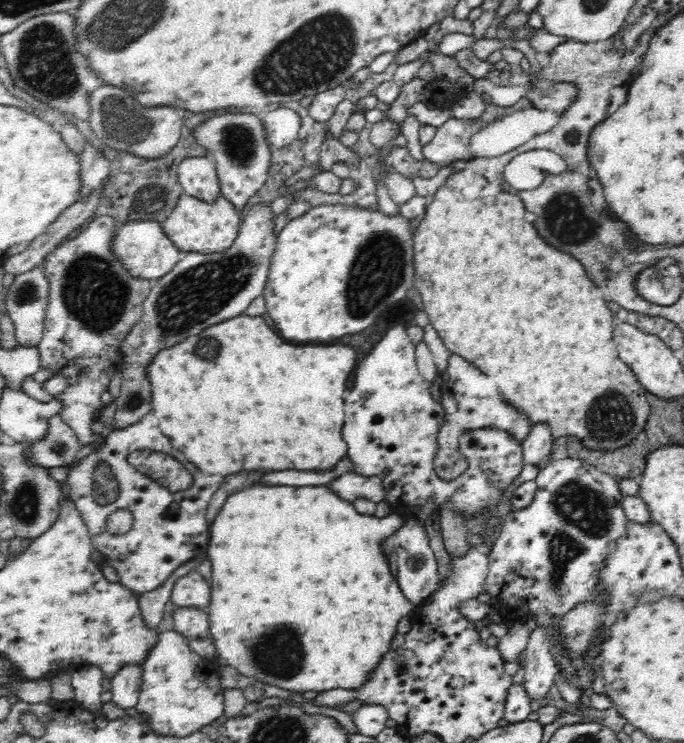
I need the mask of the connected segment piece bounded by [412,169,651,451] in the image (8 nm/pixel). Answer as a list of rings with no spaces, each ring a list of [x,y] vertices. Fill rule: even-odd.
[[[464,169],[451,174],[448,180],[438,188],[438,191],[429,198],[424,218],[412,238],[412,243],[414,243],[414,259],[412,259],[414,289],[420,292],[424,304],[423,310],[430,314],[430,320],[432,320],[434,328],[438,330],[437,333],[440,334],[440,338],[450,354],[454,353],[466,358],[488,376],[498,376],[498,374],[500,374],[500,378],[504,376],[502,384],[510,384],[510,386],[504,386],[504,390],[508,390],[508,392],[500,392],[501,396],[510,405],[514,405],[520,413],[526,413],[528,419],[532,421],[532,426],[538,423],[548,423],[553,441],[560,436],[571,436],[576,437],[588,449],[604,451],[613,451],[621,446],[626,446],[644,430],[651,408],[646,397],[647,392],[638,382],[638,377],[630,366],[618,356],[616,343],[612,338],[614,330],[612,308],[604,300],[600,288],[586,276],[584,266],[574,256],[560,252],[556,248],[550,248],[540,238],[534,224],[530,224],[526,220],[526,207],[518,194],[505,192],[506,189],[507,187],[501,183],[491,183],[489,178],[480,176],[471,169]],[[500,352],[504,352],[504,362],[492,362],[492,360],[498,360]]]

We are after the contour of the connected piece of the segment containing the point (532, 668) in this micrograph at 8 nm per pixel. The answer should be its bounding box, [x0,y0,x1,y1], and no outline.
[523,626,560,700]

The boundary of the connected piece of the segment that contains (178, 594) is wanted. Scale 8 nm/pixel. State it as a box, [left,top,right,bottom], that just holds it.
[171,569,211,608]

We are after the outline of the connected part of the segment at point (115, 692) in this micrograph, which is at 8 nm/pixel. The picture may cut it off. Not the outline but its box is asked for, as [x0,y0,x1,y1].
[111,664,143,710]

